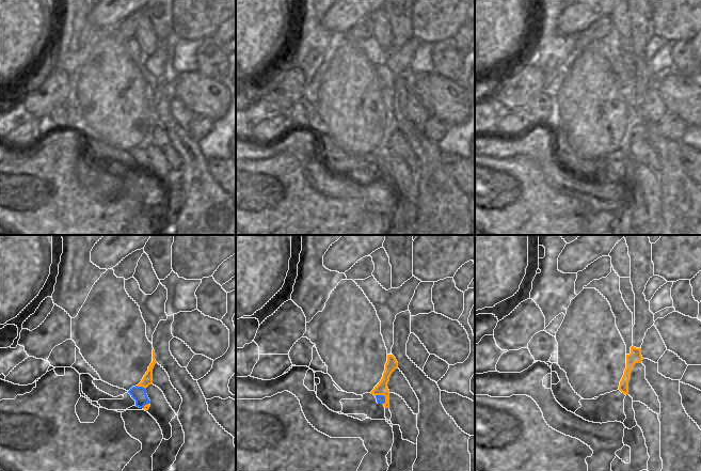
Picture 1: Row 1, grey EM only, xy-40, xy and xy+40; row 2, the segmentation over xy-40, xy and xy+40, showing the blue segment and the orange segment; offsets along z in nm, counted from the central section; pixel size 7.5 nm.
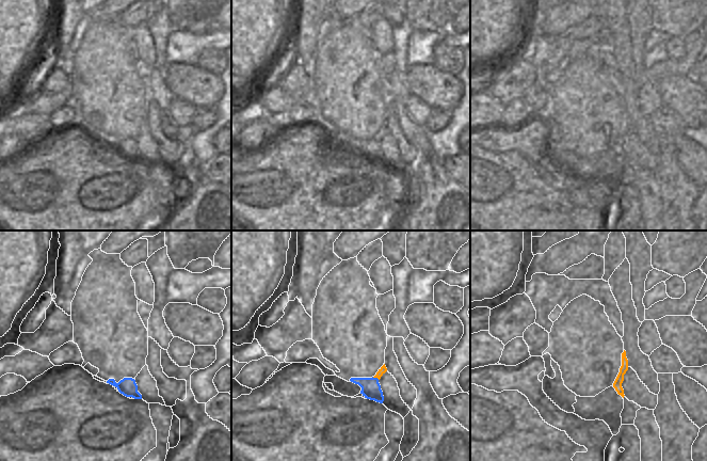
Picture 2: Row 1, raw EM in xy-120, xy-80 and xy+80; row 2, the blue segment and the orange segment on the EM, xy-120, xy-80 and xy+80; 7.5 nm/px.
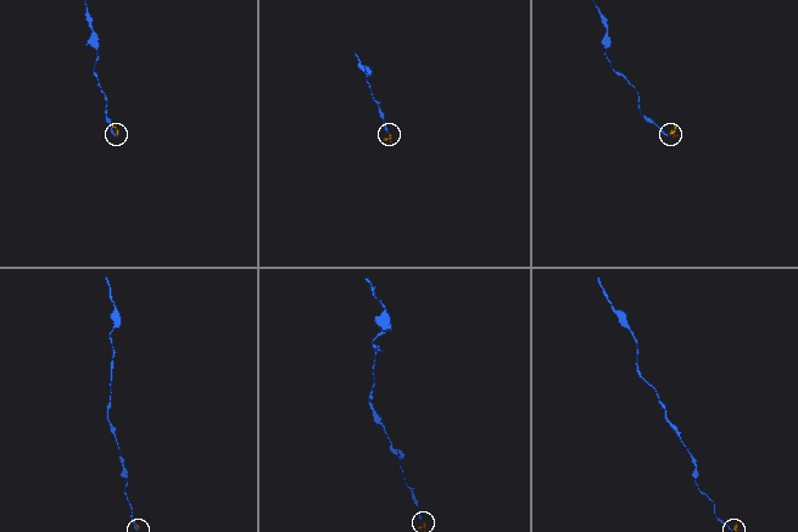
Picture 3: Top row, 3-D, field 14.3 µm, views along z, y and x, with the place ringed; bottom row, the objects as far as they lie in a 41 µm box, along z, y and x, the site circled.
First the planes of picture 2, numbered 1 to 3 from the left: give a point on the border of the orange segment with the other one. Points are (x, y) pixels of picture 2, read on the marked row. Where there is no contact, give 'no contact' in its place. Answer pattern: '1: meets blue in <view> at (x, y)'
1: no contact
2: meets blue in xy-80 at (375, 378)
3: no contact

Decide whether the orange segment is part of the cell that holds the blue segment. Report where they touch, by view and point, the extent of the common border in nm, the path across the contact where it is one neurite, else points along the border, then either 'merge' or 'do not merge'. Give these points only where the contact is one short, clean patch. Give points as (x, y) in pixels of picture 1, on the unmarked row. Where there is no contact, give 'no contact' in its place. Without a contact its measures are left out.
contact xy (382, 156); length 100 nm; border xy (375, 156), (383, 156), (385, 162); do not merge

